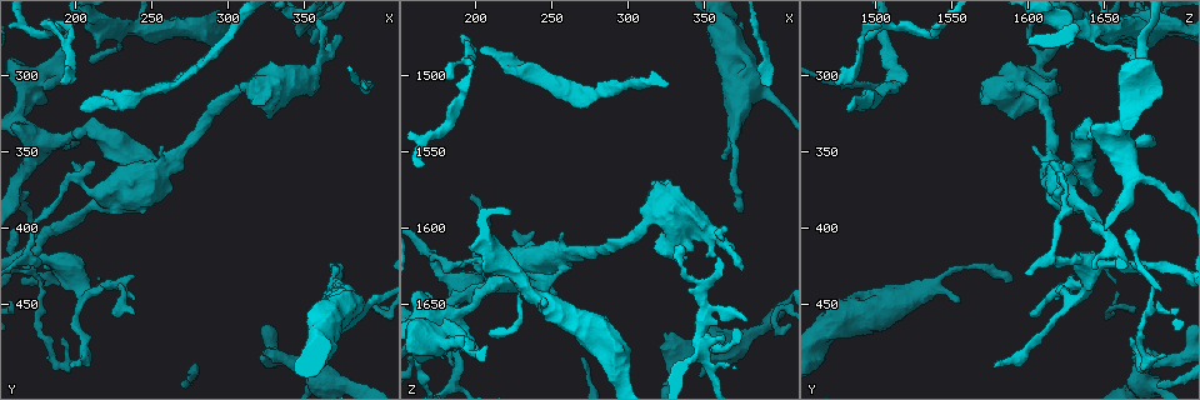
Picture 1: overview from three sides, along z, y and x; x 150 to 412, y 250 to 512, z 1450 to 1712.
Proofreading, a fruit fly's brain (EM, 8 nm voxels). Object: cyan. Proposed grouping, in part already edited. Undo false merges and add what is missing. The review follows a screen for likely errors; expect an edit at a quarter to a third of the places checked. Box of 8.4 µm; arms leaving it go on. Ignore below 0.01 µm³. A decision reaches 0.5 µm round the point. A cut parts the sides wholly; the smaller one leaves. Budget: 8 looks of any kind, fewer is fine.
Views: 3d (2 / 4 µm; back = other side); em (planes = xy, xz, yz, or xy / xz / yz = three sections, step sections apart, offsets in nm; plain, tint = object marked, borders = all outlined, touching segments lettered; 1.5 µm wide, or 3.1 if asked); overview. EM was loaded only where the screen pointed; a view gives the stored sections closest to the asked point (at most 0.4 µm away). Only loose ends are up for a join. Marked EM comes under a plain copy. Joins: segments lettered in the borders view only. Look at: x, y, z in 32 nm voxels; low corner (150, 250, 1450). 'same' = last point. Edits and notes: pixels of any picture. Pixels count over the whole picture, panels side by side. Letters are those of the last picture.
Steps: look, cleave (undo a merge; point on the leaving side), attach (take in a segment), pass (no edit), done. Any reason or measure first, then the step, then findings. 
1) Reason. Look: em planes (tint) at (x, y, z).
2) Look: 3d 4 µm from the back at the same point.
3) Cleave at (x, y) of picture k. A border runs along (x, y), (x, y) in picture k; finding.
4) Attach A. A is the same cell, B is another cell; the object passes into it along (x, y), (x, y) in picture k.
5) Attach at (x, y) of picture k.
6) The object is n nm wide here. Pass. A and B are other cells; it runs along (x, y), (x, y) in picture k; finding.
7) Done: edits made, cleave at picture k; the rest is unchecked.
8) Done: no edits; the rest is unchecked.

Thin end. Look: em planes (borders) at (374, 432, 1590).

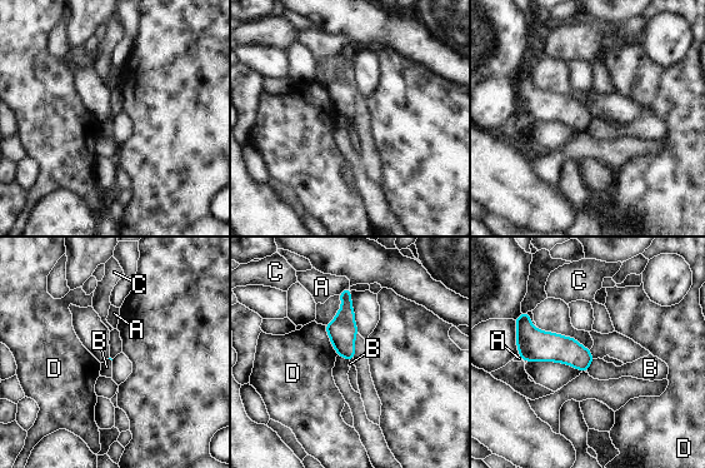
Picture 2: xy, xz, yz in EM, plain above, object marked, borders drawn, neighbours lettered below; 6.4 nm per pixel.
The longest contact is with D, 220 nm. Pass. A, B, C and D are other cells; a border runs along (593, 358), (586, 369) in picture 2; none of them fits.

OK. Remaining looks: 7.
Long arm stops here. Look: 3d 2 µm at (190, 472, 1668).

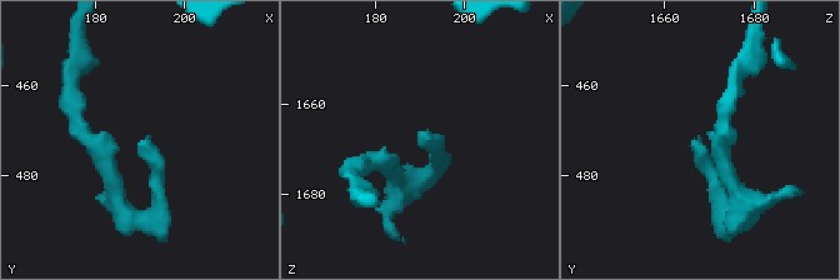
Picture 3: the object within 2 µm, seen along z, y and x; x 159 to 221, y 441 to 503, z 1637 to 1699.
Need the tissue. Look: em planes (borders) at (190, 472, 1667).

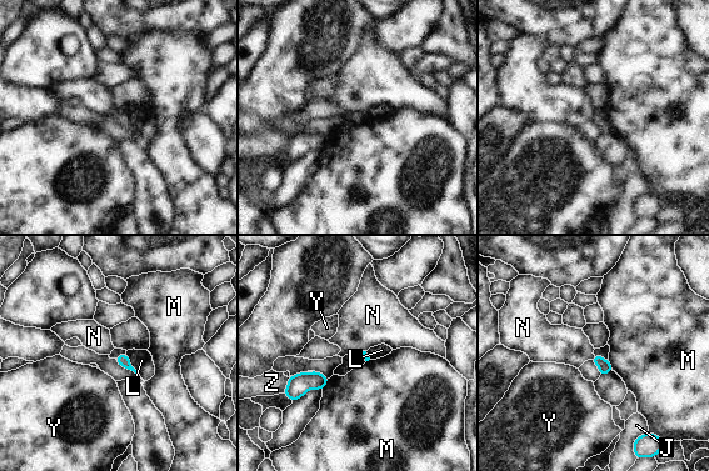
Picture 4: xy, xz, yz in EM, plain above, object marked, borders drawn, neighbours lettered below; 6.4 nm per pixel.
Pass. J, L, M, N, Y and Z are other cells; a border runs along (594, 355), (592, 359) in picture 4; no lettered segment goes on from it.

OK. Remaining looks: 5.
Free end. Look: 3d 4 µm at (342, 302, 1618).

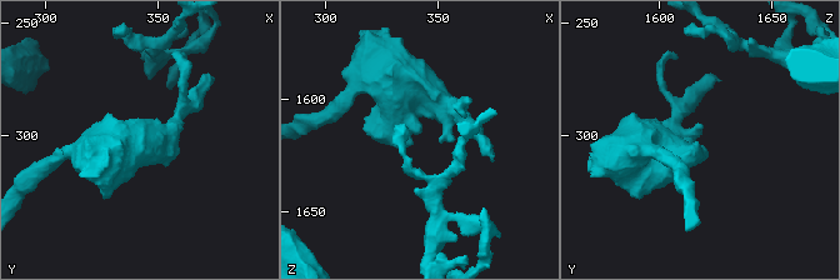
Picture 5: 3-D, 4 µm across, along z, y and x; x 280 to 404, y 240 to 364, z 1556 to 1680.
Shape alone is not enough. Look: em planes (tint) at (340, 303, 1616).

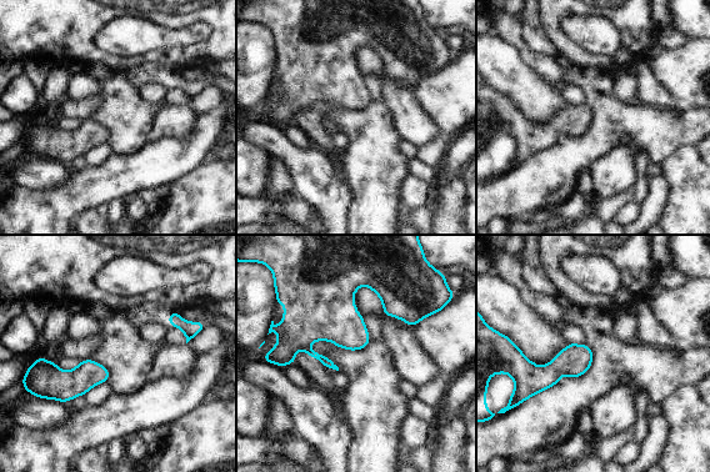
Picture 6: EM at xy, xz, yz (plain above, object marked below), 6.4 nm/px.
What lies round it. Look: em planes (borders) at the same point.

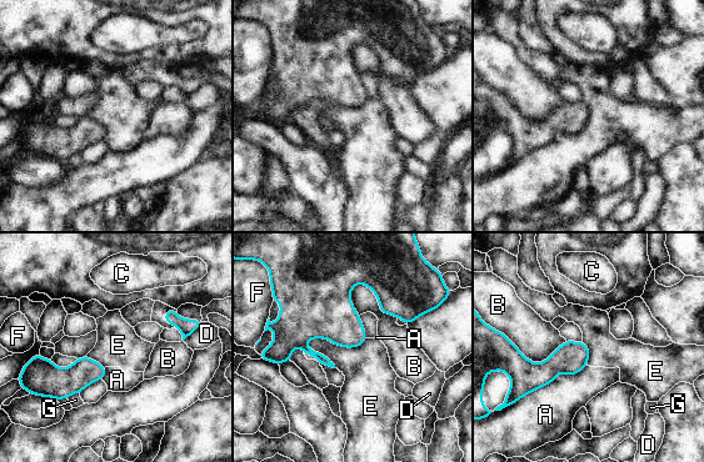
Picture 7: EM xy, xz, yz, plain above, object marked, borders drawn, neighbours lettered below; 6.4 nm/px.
Pass. A, B, C, D, E, F and G are other cells; none of them fits.

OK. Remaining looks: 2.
A fork. Look: em xy step 8 (borders) at (194, 280, 1488).

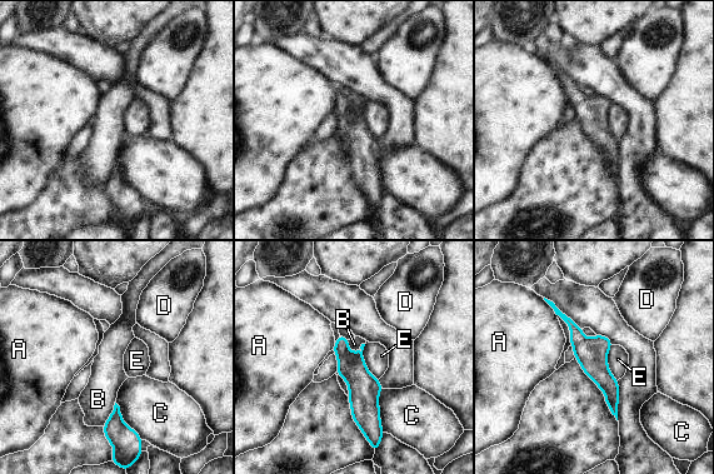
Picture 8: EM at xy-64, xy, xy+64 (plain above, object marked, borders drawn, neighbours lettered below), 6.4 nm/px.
Look: em planes (borders) at the same point.

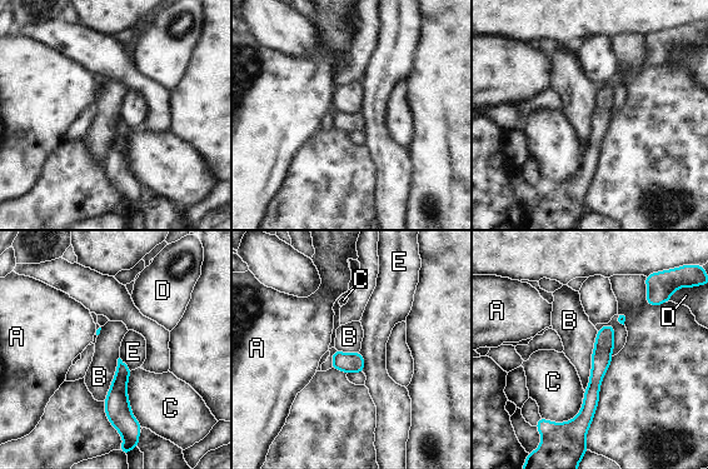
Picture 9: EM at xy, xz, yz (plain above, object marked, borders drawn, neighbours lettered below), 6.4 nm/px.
Pass. A, B, C, D and E are other cells; a border runs along (598, 332), (584, 390) in picture 9; all the same neuron.

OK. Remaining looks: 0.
Done: no edits; the rest is unchecked.

